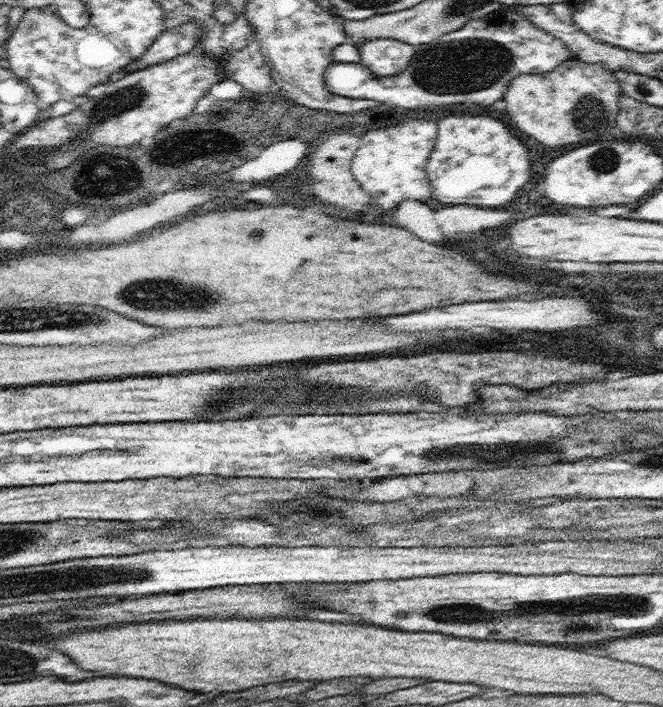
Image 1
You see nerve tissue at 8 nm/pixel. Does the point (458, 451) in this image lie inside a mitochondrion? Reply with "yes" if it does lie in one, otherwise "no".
yes

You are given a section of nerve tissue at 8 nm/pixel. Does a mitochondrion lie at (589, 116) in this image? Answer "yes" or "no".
yes

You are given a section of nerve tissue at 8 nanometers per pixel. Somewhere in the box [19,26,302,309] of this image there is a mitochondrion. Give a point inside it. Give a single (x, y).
(124, 100)

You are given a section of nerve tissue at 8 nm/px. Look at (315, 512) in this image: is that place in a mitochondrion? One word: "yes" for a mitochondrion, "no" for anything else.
yes

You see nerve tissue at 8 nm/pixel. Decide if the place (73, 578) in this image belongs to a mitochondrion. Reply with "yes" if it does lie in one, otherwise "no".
yes

